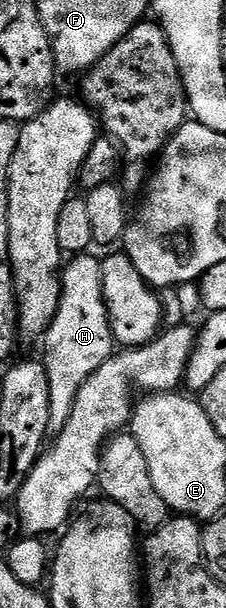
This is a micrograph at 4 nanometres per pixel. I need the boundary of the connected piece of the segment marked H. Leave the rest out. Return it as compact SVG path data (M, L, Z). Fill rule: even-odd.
M81 253L73 256L61 270L59 307L56 310L54 321L42 336L42 344L44 343L42 362L46 369L46 377L50 377L50 425L48 430L52 433L61 431L66 425L66 421L70 417L70 409L74 409L78 389L82 389L82 385L86 385L90 373L97 371L114 354L110 317L106 313L102 297L100 259L91 255L90 253Z

